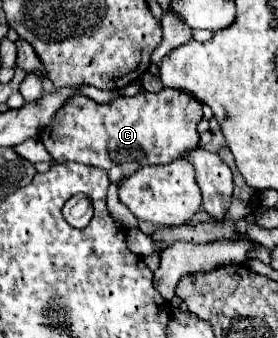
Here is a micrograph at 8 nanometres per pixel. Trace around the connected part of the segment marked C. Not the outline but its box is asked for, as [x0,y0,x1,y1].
[42,88,202,182]

